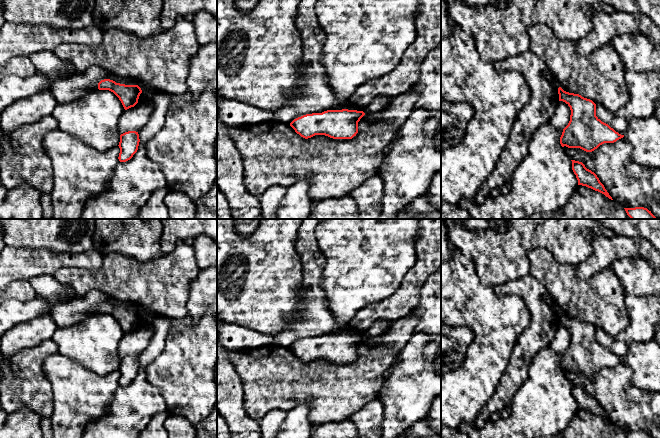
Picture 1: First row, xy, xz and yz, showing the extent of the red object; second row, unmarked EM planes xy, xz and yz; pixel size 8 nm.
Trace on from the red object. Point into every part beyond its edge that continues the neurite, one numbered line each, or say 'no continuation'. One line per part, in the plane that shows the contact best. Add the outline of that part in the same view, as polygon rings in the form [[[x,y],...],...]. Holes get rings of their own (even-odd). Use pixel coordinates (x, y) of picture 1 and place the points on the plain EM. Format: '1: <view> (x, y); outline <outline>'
no continuation

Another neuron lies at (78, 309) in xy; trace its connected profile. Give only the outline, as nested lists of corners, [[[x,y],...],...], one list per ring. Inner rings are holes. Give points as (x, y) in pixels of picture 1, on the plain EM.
[[[93,289],[85,296],[74,298],[64,304],[52,305],[50,313],[58,327],[69,327],[98,313],[98,307],[104,303],[110,303],[120,308],[139,310],[136,304],[112,299],[106,293]]]

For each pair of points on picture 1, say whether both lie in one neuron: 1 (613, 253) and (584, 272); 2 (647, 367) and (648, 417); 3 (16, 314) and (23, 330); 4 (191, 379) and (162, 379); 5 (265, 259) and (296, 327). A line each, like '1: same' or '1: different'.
1: same
2: different
3: different
4: same
5: different

